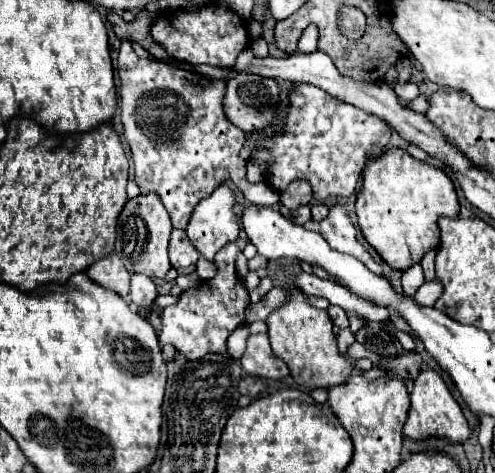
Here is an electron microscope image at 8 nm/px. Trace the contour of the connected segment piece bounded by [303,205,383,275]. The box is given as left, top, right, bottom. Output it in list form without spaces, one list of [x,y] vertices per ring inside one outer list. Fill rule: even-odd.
[[[335,205],[335,207],[331,207],[327,219],[323,219],[323,221],[307,221],[303,227],[309,229],[309,231],[319,233],[329,243],[331,249],[335,249],[339,253],[353,255],[355,259],[365,263],[365,267],[369,271],[373,271],[375,275],[383,275],[381,265],[375,263],[371,259],[371,255],[365,251],[365,247],[357,241],[355,227],[351,225],[351,221],[349,221],[349,217],[347,217],[343,207]]]

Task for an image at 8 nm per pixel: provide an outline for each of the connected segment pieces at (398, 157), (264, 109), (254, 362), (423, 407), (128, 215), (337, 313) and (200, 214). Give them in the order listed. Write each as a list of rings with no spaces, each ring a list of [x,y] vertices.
[[[385,149],[383,155],[371,159],[363,169],[363,189],[357,193],[357,219],[365,241],[379,253],[379,257],[393,269],[405,271],[419,263],[427,251],[435,251],[441,237],[437,219],[459,217],[459,201],[453,181],[437,167],[413,159],[403,149]]]
[[[237,73],[235,77],[225,81],[225,89],[227,91],[223,95],[223,111],[227,119],[241,131],[249,133],[249,131],[263,129],[275,117],[275,105],[279,101],[279,87],[275,79],[267,79],[251,73]]]
[[[267,333],[249,337],[247,349],[241,357],[241,365],[249,375],[257,375],[263,379],[283,379],[289,375],[287,365],[273,355]]]
[[[431,369],[421,371],[419,377],[413,383],[413,393],[411,393],[411,411],[409,411],[409,419],[403,427],[403,435],[413,439],[413,441],[425,441],[431,437],[439,437],[439,439],[447,439],[451,443],[465,443],[471,437],[471,429],[469,423],[459,407],[459,403],[453,399],[451,391],[447,389],[445,381]]]
[[[139,195],[123,207],[119,221],[117,221],[117,243],[115,253],[121,257],[125,267],[131,273],[143,273],[153,277],[165,277],[165,273],[171,269],[169,257],[167,257],[167,245],[171,235],[171,219],[165,207],[161,205],[161,199],[157,195]]]
[[[331,305],[331,307],[327,309],[327,313],[329,313],[333,325],[337,325],[337,327],[349,327],[349,319],[347,319],[347,315],[345,315],[345,311],[343,311],[341,307]]]
[[[217,187],[207,199],[203,199],[191,215],[187,225],[187,237],[199,255],[213,261],[213,255],[239,237],[239,221],[233,211],[235,195],[229,187]]]

